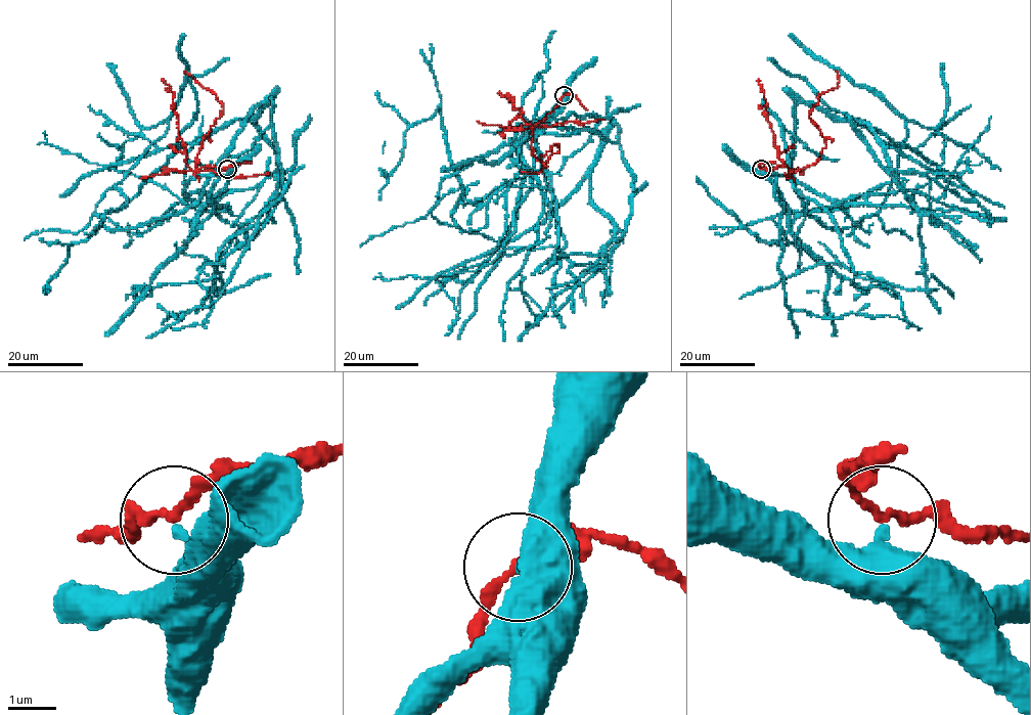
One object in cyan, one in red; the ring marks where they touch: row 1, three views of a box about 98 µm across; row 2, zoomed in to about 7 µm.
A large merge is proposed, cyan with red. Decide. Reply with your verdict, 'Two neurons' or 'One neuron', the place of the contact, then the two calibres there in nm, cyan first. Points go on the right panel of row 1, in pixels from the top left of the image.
Two neurons. Place: (761, 169). Thickness 360 nm (cyan) against 190 nm

